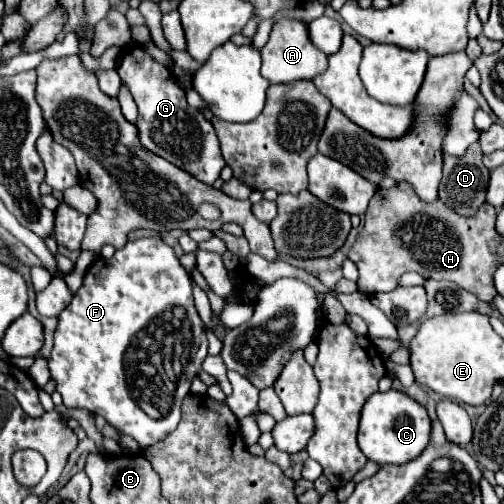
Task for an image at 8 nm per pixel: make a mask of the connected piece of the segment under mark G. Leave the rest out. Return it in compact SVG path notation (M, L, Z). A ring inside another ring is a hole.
M130 44L122 52L122 60L116 66L122 82L128 86L136 106L138 106L138 136L146 150L162 156L164 160L180 166L182 170L194 174L206 184L214 184L220 170L226 166L220 154L220 142L210 120L202 112L190 108L186 102L186 92L180 88L178 78L160 62L156 62L140 44Z

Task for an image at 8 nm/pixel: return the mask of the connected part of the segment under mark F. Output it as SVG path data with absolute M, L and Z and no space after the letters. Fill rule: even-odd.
M150 236L150 238L138 238L128 242L124 248L116 250L112 258L96 258L94 264L90 264L90 268L86 270L84 282L78 288L78 292L74 294L72 302L58 314L58 328L54 332L54 348L50 352L50 360L48 360L48 368L50 368L50 378L56 382L56 390L62 396L62 402L66 408L86 408L92 414L102 416L110 426L118 428L122 434L134 438L140 448L148 448L160 440L164 440L180 422L180 406L184 396L190 392L190 384L194 380L194 376L198 374L204 358L208 354L208 340L206 340L206 330L204 330L204 322L198 316L198 310L194 306L194 298L192 298L192 278L190 272L180 264L174 248L170 248L160 236ZM142 408L152 408L158 410L158 418L148 416Z

